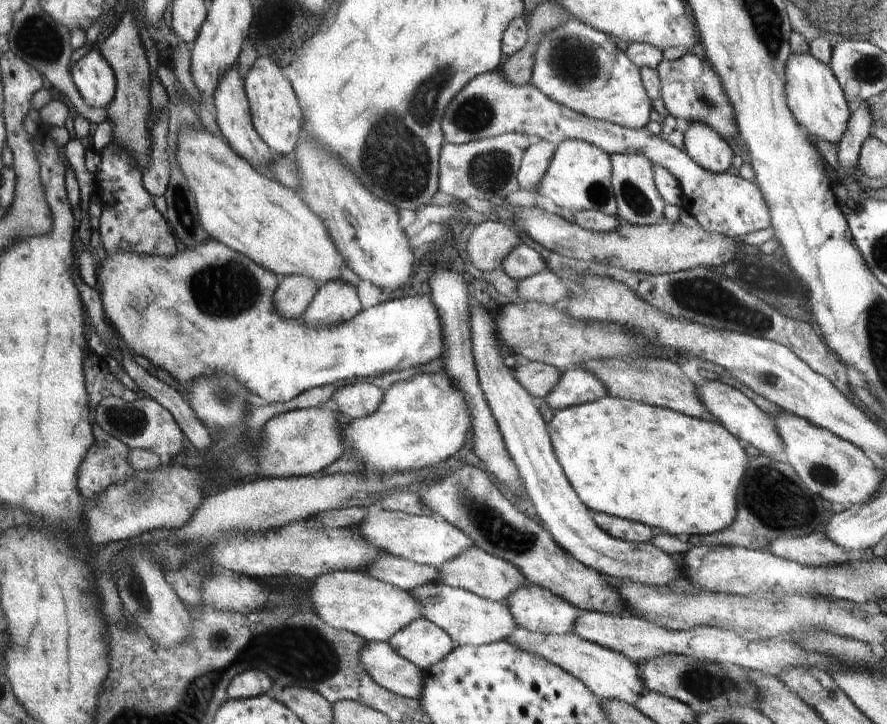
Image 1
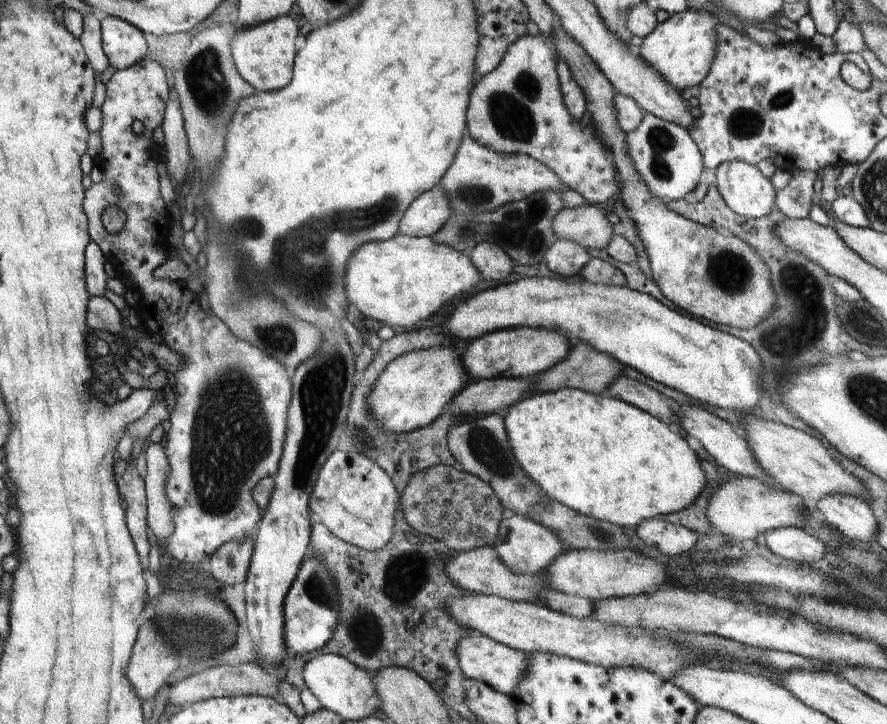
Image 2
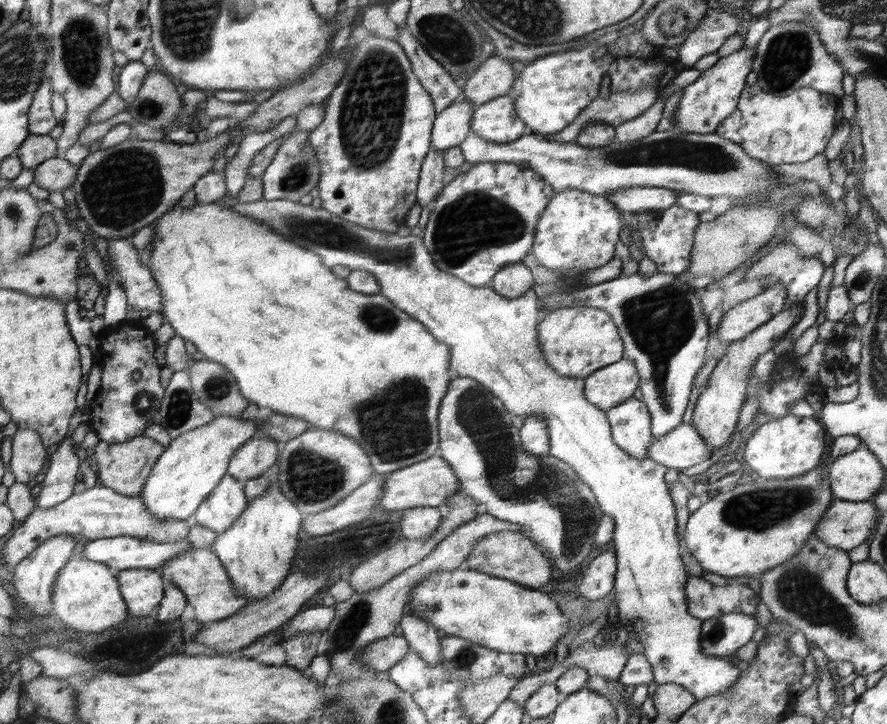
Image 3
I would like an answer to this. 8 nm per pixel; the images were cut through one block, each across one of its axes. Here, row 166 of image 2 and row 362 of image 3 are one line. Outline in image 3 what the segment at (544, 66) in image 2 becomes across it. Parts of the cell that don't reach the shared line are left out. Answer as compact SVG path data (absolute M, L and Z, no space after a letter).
M566 307L550 311L542 314L537 331L539 332L539 343L547 363L562 376L584 379L600 368L619 362L624 355L623 337L619 335L611 316L600 308Z

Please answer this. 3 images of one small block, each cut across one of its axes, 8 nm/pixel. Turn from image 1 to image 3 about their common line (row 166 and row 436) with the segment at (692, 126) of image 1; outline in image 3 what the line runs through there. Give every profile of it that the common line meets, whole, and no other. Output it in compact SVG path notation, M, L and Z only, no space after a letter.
M802 303L788 304L784 310L775 314L752 334L730 344L727 351L719 358L715 370L712 371L710 382L703 390L703 394L698 397L696 406L693 408L693 417L690 422L696 429L696 434L702 436L704 444L708 444L710 456L713 456L714 450L720 449L720 446L728 440L728 436L734 432L734 426L740 416L740 408L746 398L746 382L749 382L746 380L746 370L750 370L750 366L756 364L756 360L764 352L774 350L780 338L786 338L780 334L786 334L799 322L802 310L804 310Z

